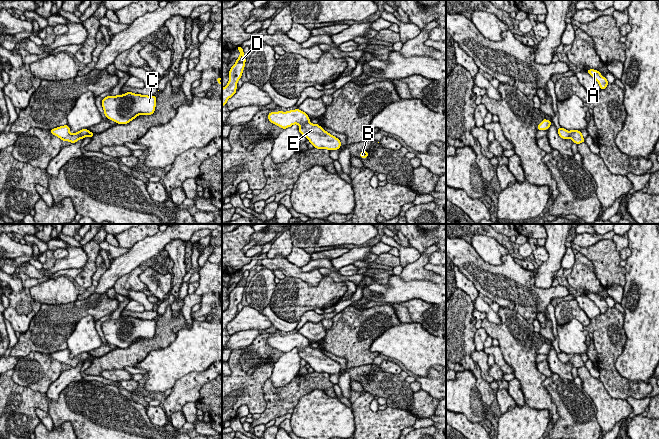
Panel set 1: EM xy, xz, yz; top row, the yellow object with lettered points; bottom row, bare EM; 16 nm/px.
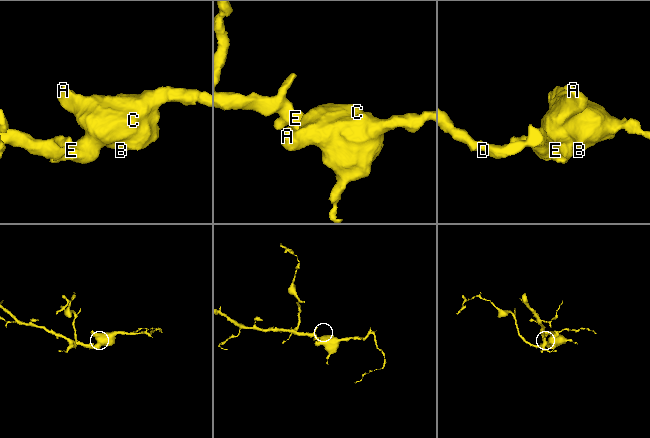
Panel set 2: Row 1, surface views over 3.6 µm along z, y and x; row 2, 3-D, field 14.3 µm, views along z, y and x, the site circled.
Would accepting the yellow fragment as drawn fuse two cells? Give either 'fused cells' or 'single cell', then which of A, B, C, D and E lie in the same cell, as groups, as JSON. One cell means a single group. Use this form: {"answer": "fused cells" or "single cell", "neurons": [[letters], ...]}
{"answer": "single cell", "neurons": [["A", "B", "C", "D", "E"]]}

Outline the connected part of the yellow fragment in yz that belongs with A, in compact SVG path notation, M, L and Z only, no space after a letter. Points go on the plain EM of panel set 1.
M589 293L586 296L589 297L599 307L600 314L604 314L609 308L607 303L603 301L599 295L594 293Z

